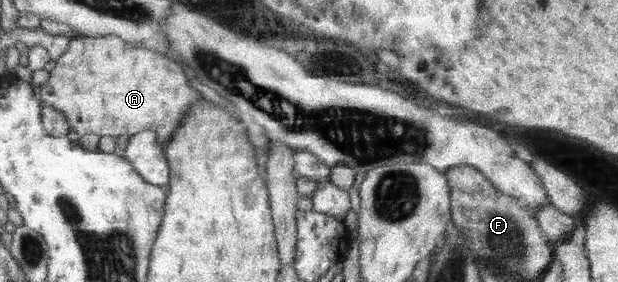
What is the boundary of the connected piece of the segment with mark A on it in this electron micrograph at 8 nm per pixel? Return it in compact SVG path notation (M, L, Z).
M80 35L73 37L67 52L65 52L61 58L56 60L56 67L52 70L48 80L38 89L38 96L43 105L46 104L47 106L52 106L53 108L64 112L65 117L67 117L68 122L70 123L70 128L76 131L80 136L85 136L85 134L116 137L128 135L130 138L138 132L153 131L158 133L158 143L163 147L166 147L170 140L173 139L174 132L182 126L182 122L187 118L190 108L193 107L195 103L198 103L199 99L202 99L201 94L189 86L189 79L187 79L185 72L183 72L183 68L181 68L177 61L167 57L167 55L158 53L157 51L129 44L126 40L123 40L117 35L97 37Z

